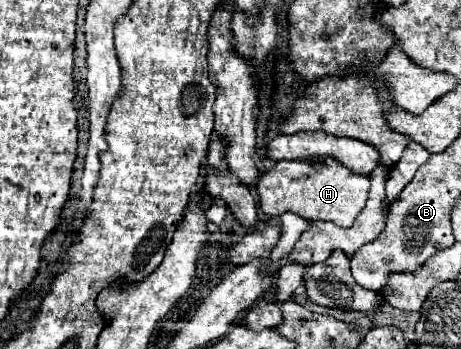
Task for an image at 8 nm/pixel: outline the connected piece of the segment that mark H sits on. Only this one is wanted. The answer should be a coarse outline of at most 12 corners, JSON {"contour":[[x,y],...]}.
{"contour":[[333,157],[259,177],[267,217],[293,211],[349,227],[369,175]]}

